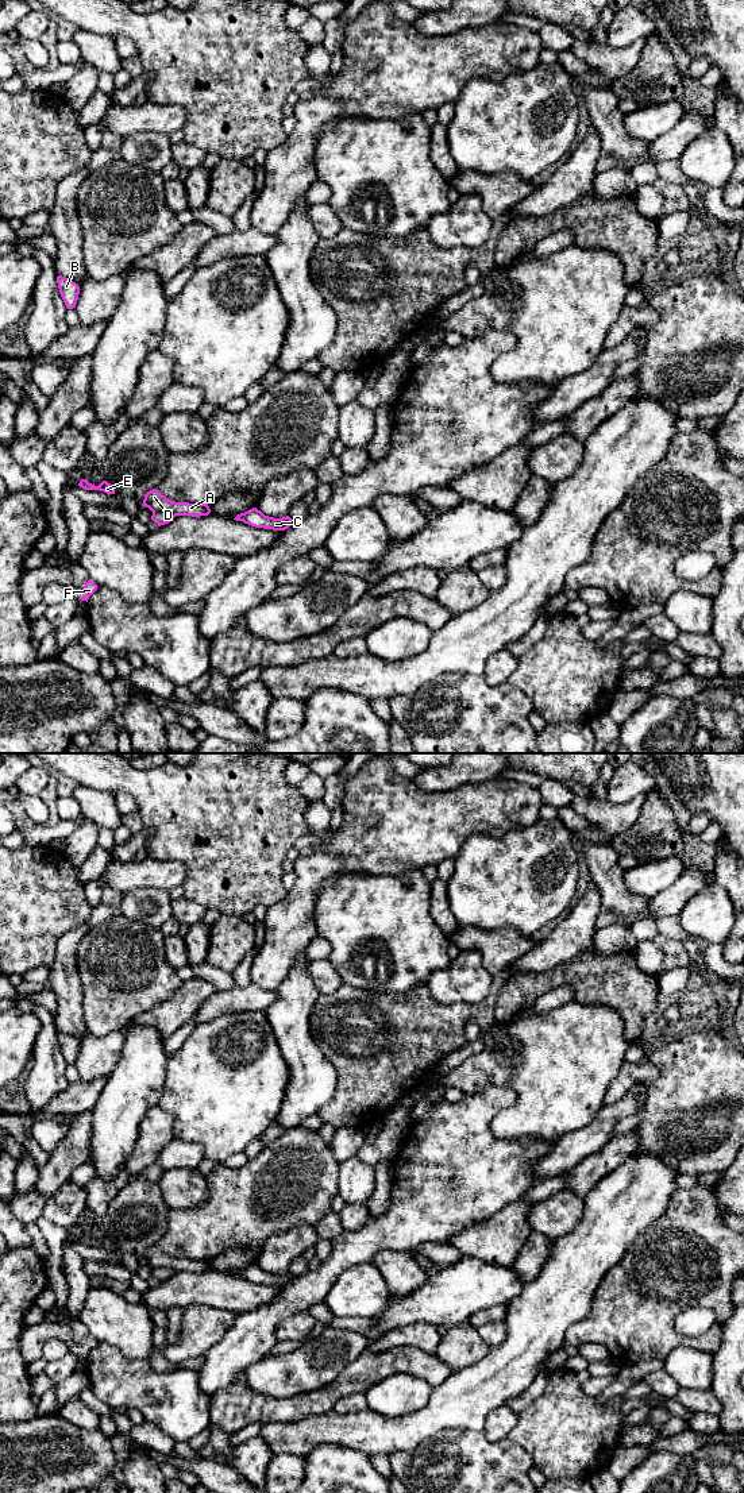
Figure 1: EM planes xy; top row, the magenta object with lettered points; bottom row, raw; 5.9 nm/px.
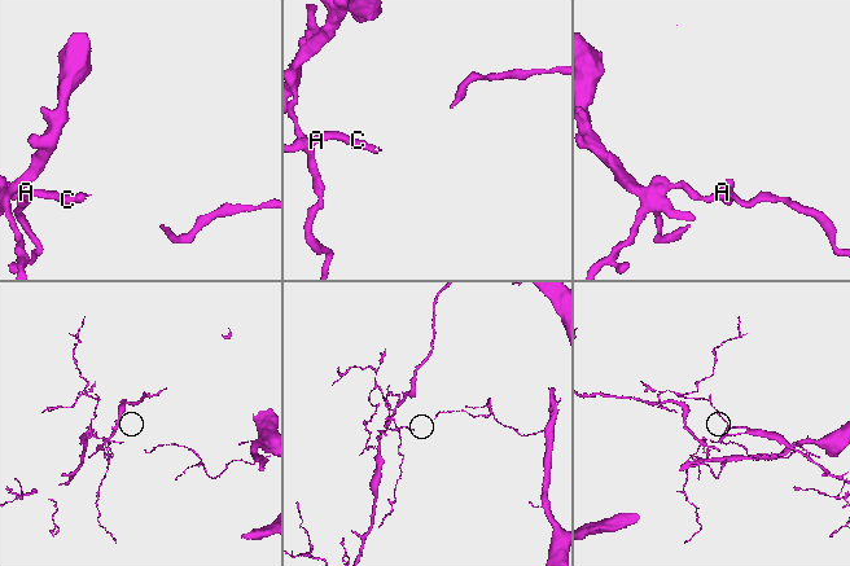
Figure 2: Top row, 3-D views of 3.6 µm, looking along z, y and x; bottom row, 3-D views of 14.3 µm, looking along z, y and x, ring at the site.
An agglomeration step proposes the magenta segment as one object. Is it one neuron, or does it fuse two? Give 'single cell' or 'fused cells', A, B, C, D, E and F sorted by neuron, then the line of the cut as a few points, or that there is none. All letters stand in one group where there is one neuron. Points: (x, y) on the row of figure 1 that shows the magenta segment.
fused cells; groups A B C D E / F; cut xy (153, 512), (169, 510), (174, 516)

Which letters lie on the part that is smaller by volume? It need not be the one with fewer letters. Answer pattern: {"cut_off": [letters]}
{"cut_off": ["F"]}

